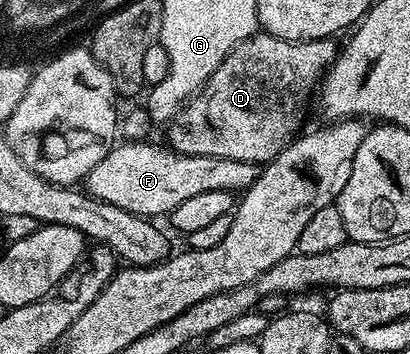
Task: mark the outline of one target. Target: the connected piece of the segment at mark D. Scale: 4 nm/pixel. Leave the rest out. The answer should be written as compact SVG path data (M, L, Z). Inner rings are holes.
M257 33L252 35L246 41L242 41L230 54L222 61L222 65L218 65L218 69L214 69L214 73L204 82L204 88L197 91L176 114L171 123L167 124L168 139L167 146L177 151L180 155L205 155L206 157L231 157L233 161L246 161L263 165L269 163L274 157L278 157L278 153L282 153L282 149L287 147L293 139L297 138L298 132L301 130L300 122L304 119L304 114L308 111L308 102L313 102L314 96L317 94L318 88L328 69L335 61L338 54L338 43L335 38L311 39L310 41L302 41L301 43L291 43L285 39L279 39L267 33Z

